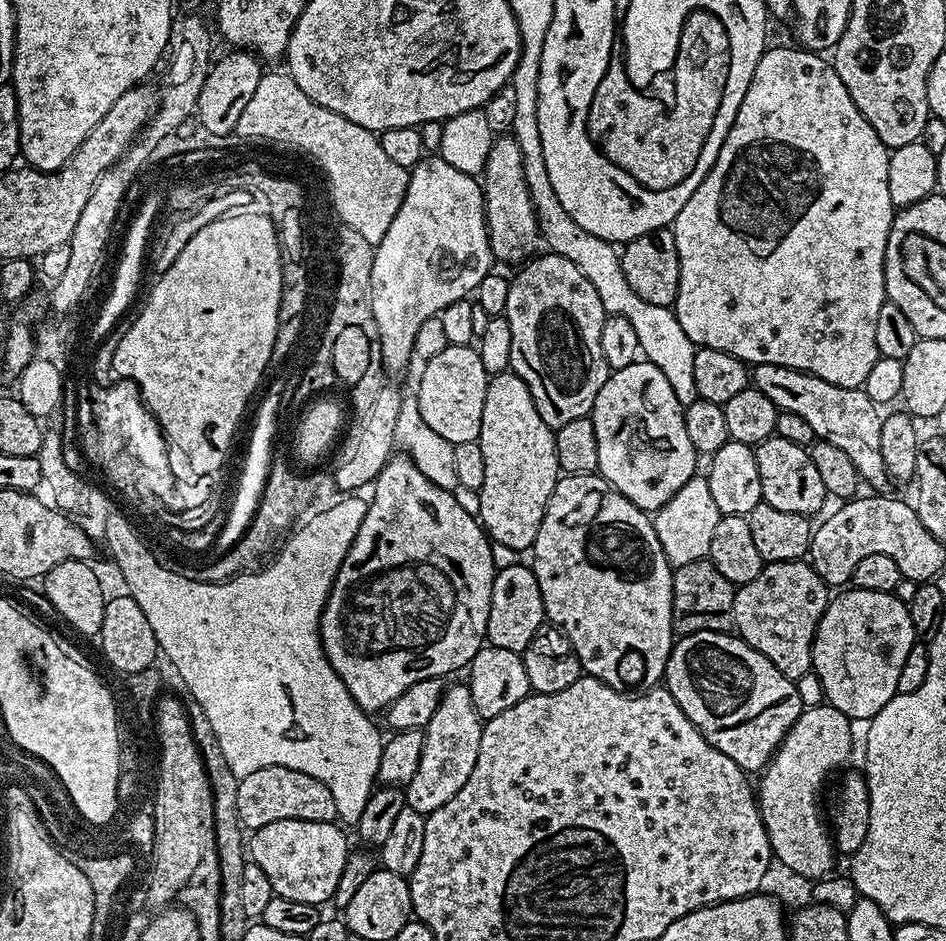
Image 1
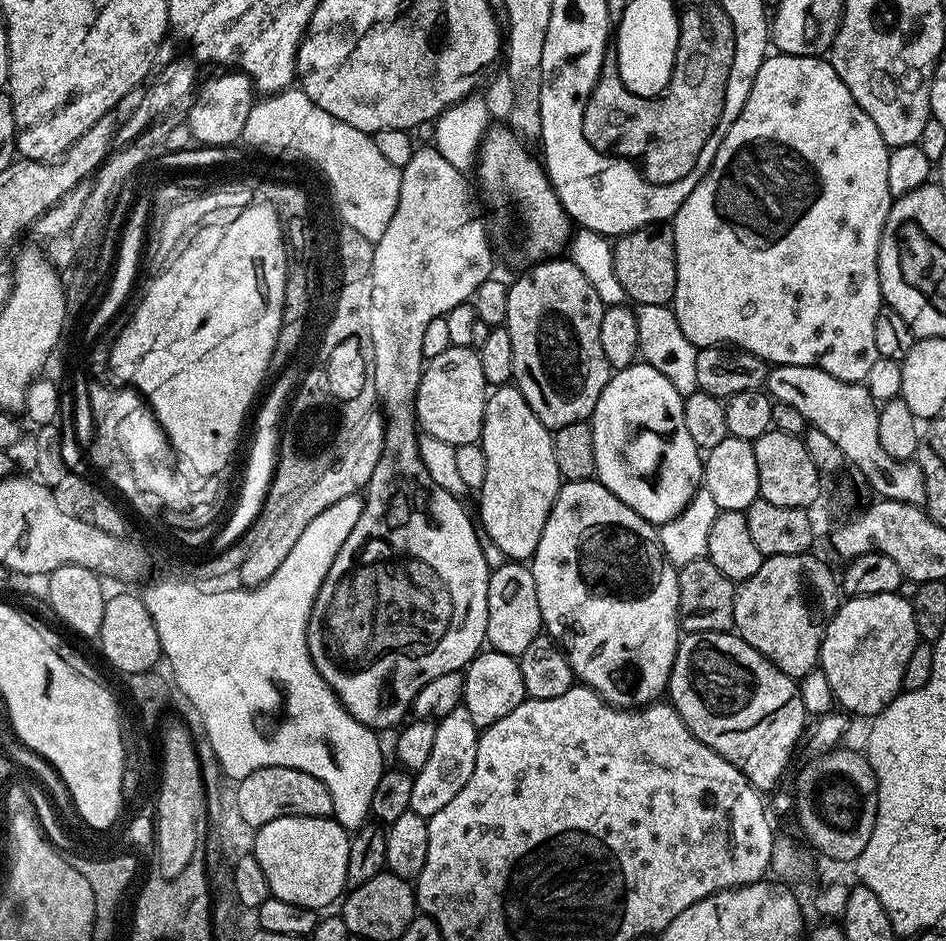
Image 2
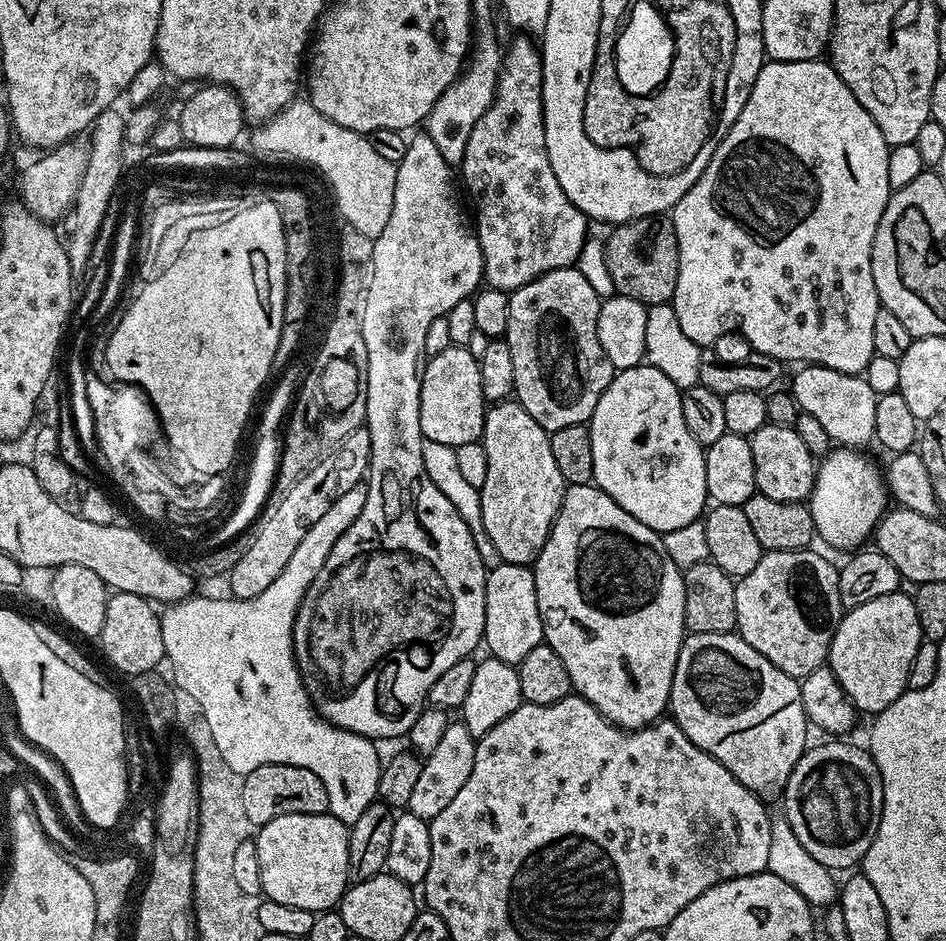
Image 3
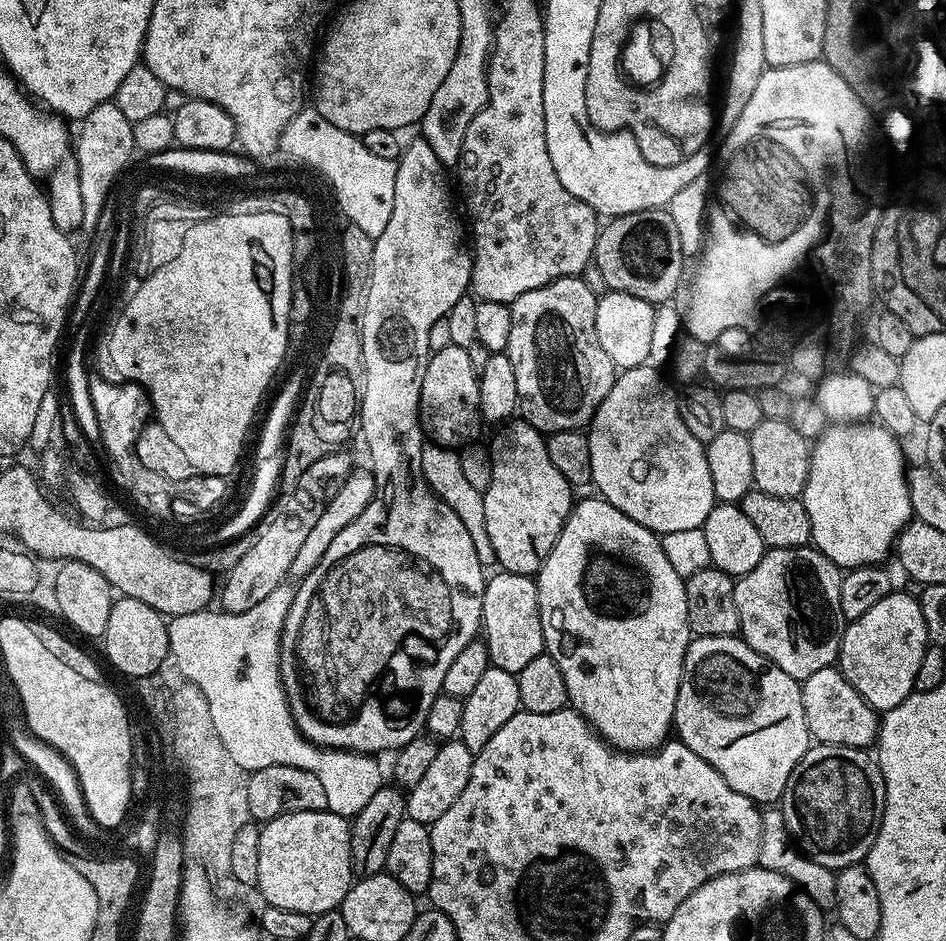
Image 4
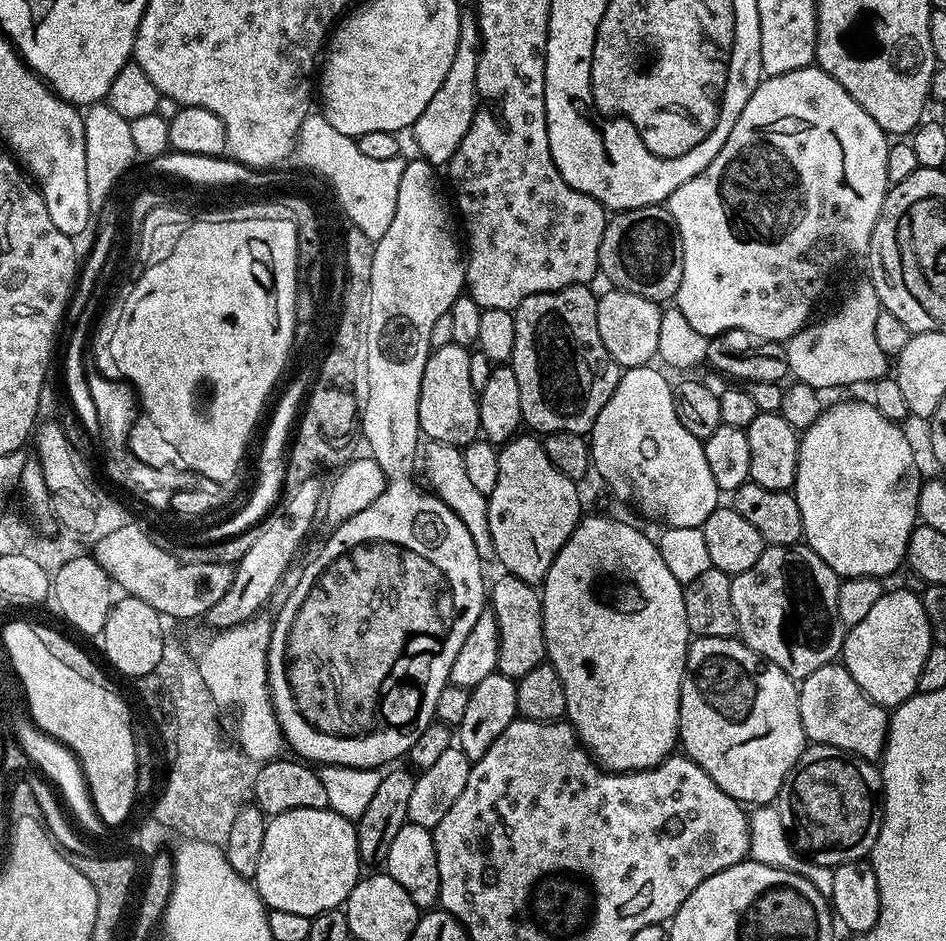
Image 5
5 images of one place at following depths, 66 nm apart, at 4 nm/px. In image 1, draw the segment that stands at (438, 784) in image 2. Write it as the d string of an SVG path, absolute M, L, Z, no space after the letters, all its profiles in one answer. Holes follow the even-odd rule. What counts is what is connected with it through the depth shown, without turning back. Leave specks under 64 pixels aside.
M460 682L445 687L444 697L434 710L434 716L422 729L422 760L418 762L418 770L414 778L406 785L407 807L422 813L438 810L438 806L446 806L462 786L466 786L466 778L474 770L474 762L478 762L478 742L482 742L484 725L478 710L474 710L474 702L470 698L467 683Z

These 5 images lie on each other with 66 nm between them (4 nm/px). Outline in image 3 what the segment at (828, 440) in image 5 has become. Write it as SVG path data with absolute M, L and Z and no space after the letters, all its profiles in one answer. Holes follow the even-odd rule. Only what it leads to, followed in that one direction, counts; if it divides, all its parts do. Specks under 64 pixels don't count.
M836 446L819 461L816 481L807 501L814 518L816 536L824 539L832 548L856 550L869 543L880 519L890 508L890 493L886 487L886 476L863 451Z

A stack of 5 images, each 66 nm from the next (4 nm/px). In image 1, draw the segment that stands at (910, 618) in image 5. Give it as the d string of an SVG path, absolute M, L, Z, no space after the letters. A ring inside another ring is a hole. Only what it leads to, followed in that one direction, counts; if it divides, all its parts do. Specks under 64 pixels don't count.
M849 587L841 596L833 595L818 622L816 637L812 643L812 671L822 682L824 699L833 708L842 710L853 722L867 722L890 702L898 692L898 677L906 654L918 643L916 631L910 622L908 605L891 592L875 592Z

